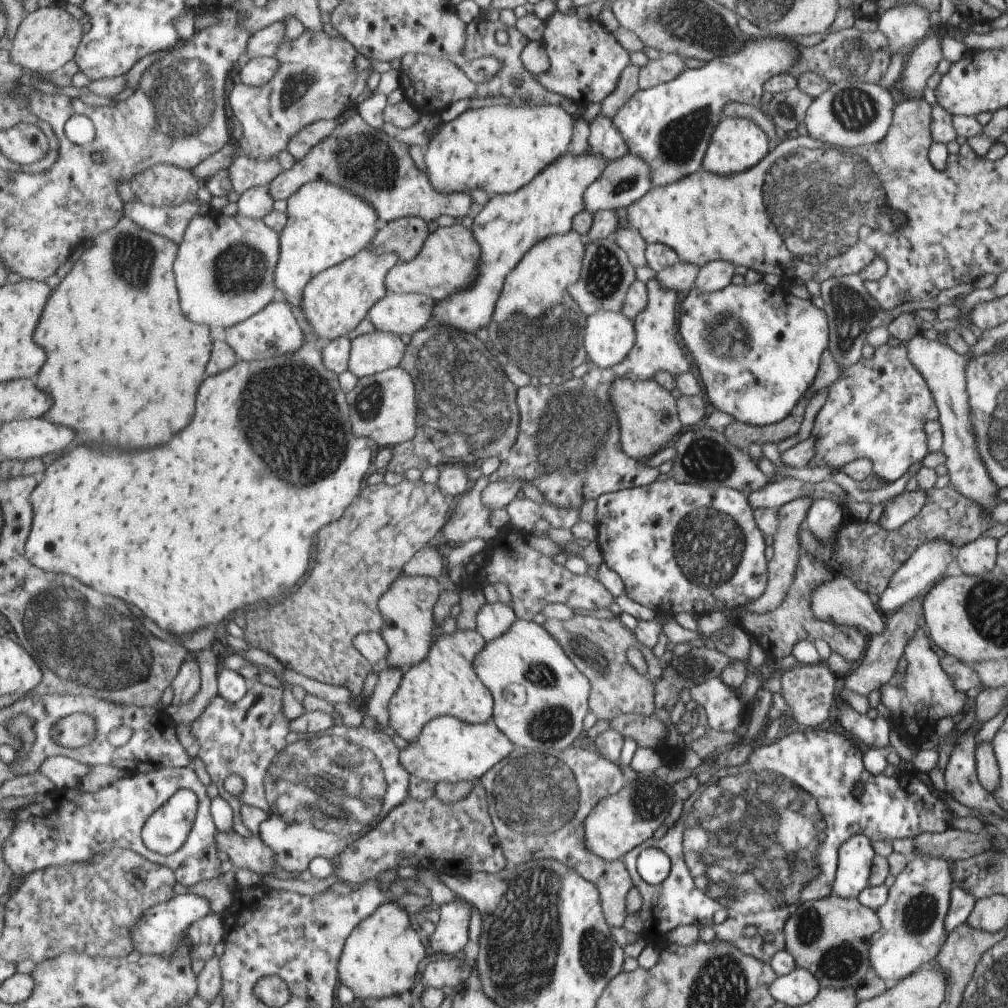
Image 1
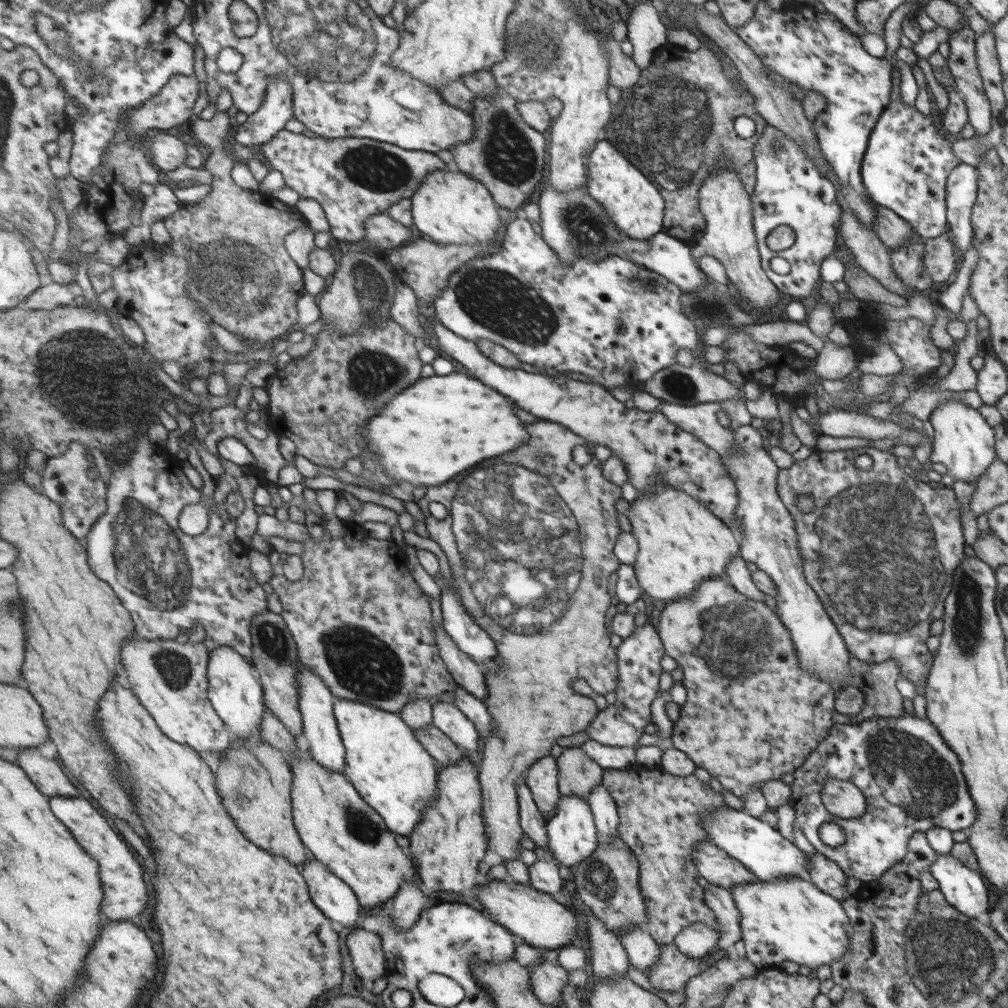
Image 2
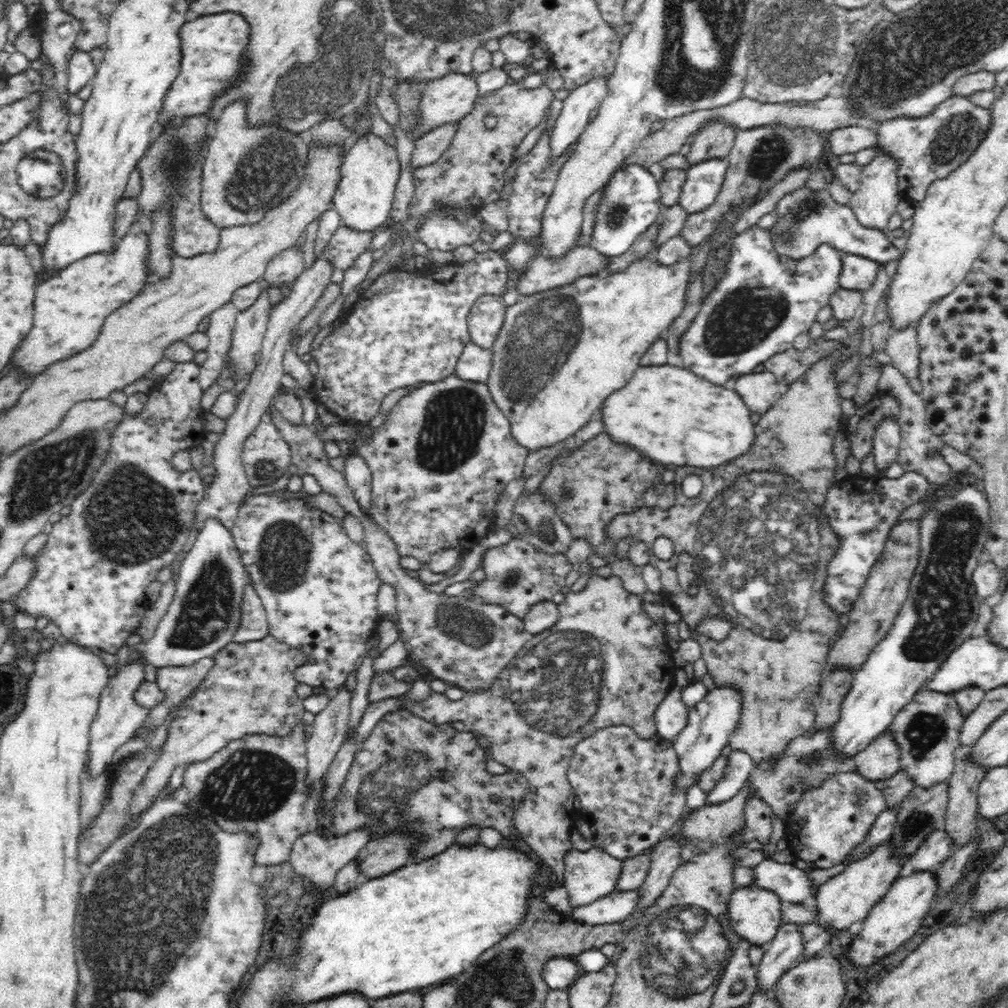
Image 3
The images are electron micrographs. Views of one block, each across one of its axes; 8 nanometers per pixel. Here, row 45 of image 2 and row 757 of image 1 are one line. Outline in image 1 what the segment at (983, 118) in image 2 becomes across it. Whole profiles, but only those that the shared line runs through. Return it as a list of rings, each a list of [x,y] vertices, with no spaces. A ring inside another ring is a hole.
[[[974,725],[964,732],[958,744],[950,752],[950,760],[943,773],[945,793],[960,804],[981,812],[989,810],[996,816],[1004,816],[994,792],[989,792],[977,778],[976,734],[982,726]]]

